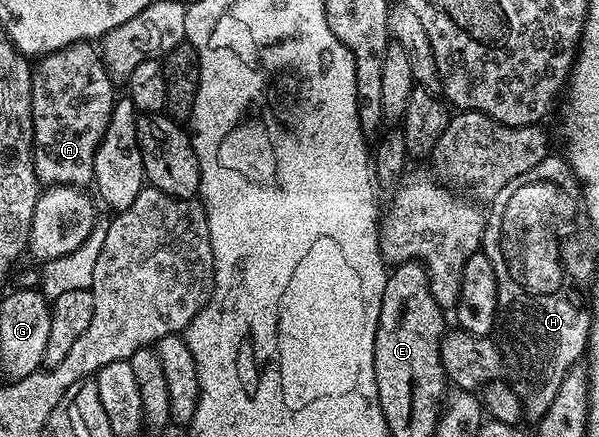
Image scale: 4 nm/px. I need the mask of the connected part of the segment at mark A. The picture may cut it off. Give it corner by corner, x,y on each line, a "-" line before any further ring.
91,42
50,52
33,69
34,170
38,180
45,186
88,185
94,179
97,146
109,126
117,99
113,77

